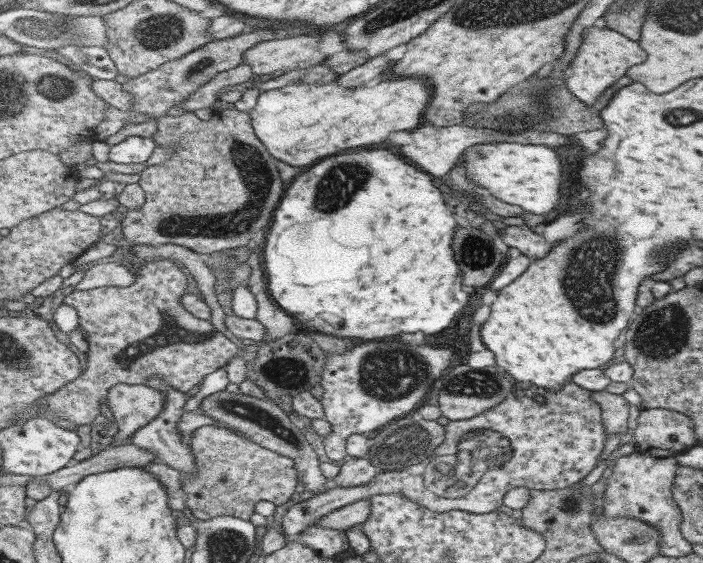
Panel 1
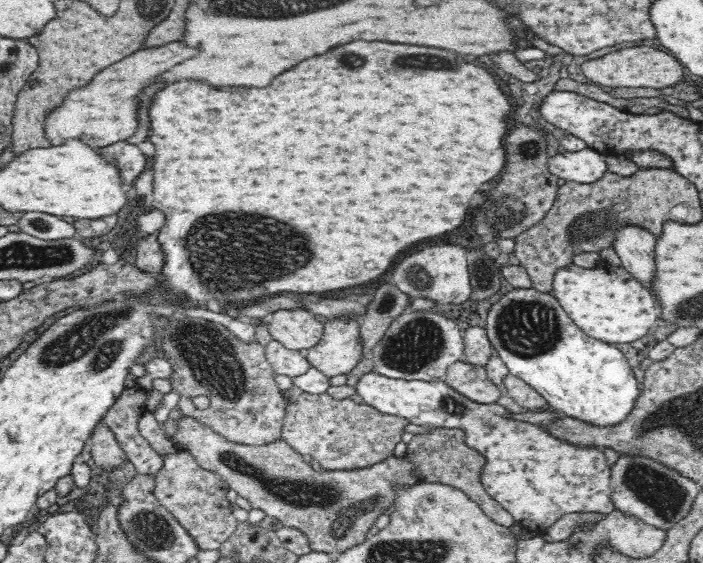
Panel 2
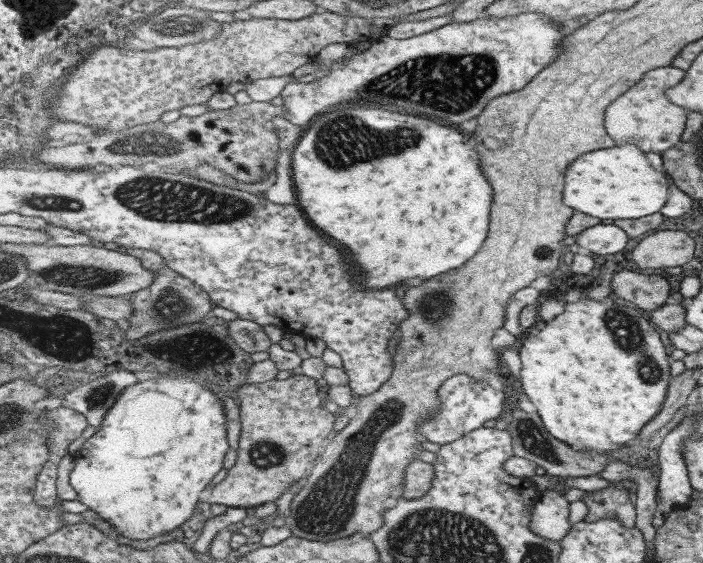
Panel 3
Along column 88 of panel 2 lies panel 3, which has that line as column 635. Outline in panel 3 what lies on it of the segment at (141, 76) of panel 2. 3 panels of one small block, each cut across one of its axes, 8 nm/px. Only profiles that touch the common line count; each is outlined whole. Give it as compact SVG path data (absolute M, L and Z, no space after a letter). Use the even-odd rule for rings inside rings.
M671 66L649 70L639 82L635 82L635 86L631 86L631 90L623 92L615 102L607 106L607 134L615 138L615 146L637 146L646 154L663 152L679 142L679 136L685 128L686 110L667 102L663 90L675 86L683 76L685 74L681 70Z

